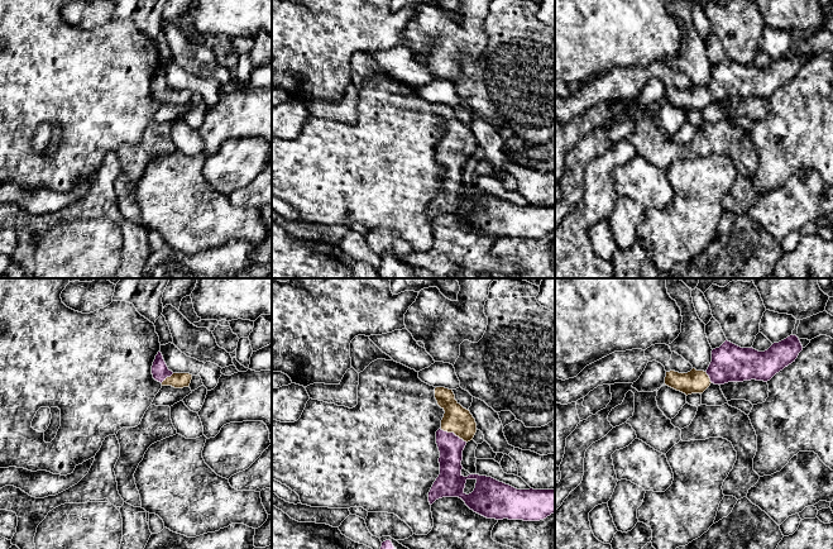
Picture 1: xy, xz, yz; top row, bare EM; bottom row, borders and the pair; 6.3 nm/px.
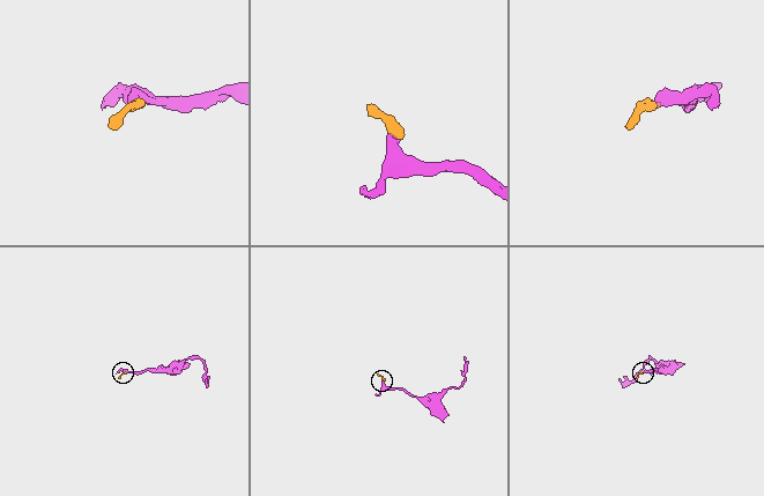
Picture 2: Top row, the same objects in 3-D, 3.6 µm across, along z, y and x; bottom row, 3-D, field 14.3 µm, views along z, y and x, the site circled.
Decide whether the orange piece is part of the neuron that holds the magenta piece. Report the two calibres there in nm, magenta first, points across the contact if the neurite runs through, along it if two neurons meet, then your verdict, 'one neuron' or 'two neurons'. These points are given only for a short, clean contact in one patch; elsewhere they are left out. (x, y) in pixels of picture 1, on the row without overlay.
160 nm thick on the magenta side, 170 nm on the other; runs through xz (450, 163), (453, 149), (456, 135); one neuron

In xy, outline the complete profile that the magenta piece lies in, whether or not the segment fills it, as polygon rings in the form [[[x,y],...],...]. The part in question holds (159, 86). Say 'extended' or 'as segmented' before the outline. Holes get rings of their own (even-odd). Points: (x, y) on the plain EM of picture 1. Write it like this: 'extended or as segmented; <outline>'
extended; [[[158,68],[153,78],[152,91],[162,102],[172,102],[174,105],[188,104],[192,96],[190,90],[173,90],[169,87],[161,68]]]

